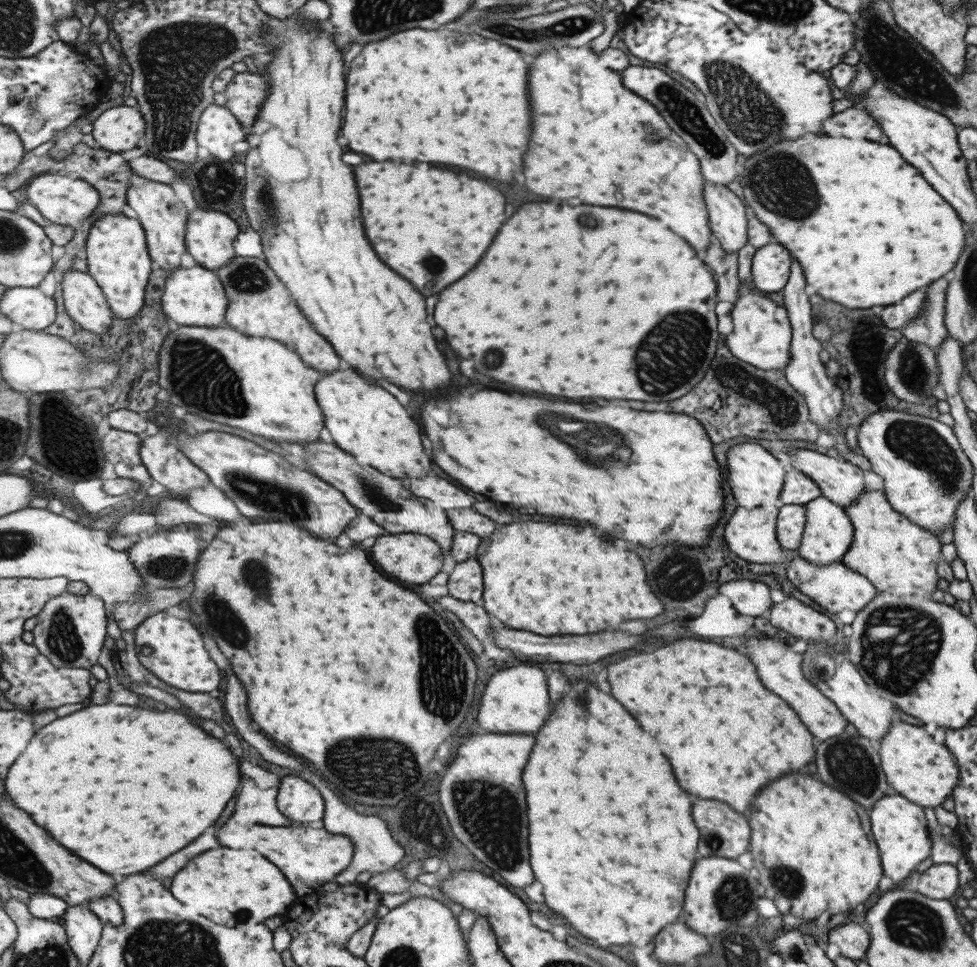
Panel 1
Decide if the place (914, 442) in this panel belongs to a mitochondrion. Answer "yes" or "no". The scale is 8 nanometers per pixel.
yes

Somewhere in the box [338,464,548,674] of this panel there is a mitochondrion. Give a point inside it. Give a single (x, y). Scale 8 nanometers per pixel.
(381, 499)

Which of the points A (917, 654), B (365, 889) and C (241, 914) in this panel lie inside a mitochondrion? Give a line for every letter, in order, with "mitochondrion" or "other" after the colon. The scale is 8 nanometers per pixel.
A: mitochondrion
B: other
C: mitochondrion

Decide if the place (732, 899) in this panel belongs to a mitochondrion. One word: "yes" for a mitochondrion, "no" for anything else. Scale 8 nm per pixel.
yes

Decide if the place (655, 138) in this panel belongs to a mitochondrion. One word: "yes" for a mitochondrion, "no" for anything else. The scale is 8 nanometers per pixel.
yes

